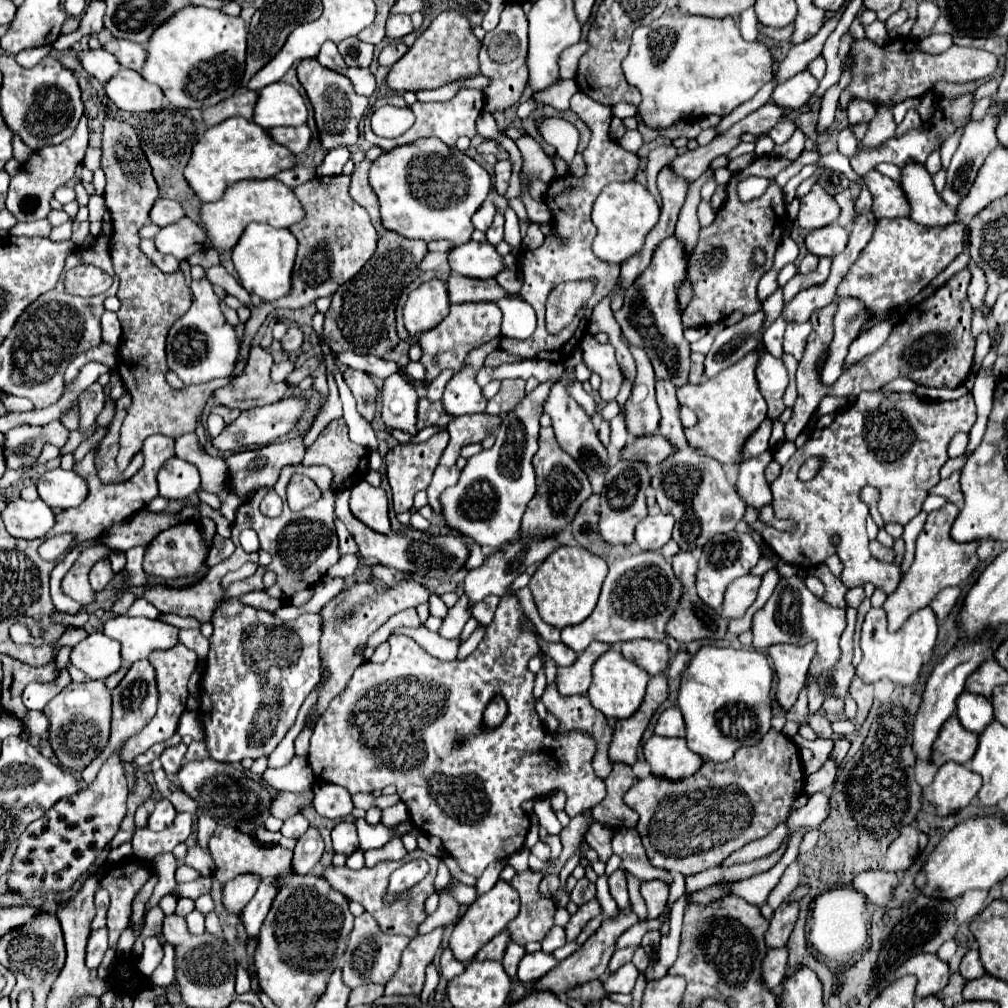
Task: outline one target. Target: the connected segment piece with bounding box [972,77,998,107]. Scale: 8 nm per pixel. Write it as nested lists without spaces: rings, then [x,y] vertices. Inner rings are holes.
[[[992,77],[992,79],[988,79],[986,83],[982,83],[978,89],[976,89],[976,97],[972,100],[972,107],[976,104],[978,99],[982,99],[982,97],[992,97],[994,93],[996,93],[996,89],[998,89],[998,79],[996,77]]]

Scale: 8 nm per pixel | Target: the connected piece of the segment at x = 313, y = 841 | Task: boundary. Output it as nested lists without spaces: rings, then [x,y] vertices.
[[[310,827],[308,833],[304,833],[294,847],[294,859],[292,859],[294,871],[302,873],[302,875],[310,873],[312,867],[320,861],[322,853],[324,853],[324,841],[318,835],[318,831],[314,827]]]

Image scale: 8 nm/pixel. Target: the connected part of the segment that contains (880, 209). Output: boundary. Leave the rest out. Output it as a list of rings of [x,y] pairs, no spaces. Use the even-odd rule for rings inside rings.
[[[870,171],[864,175],[864,181],[874,197],[872,211],[876,219],[896,219],[896,217],[908,217],[908,205],[906,197],[902,197],[902,189],[898,189],[898,183],[884,177],[878,171]]]

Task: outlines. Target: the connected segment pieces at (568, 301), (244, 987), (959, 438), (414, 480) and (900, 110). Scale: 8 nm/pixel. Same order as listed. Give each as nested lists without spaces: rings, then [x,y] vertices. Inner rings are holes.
[[[572,281],[566,285],[554,287],[554,293],[550,293],[546,303],[546,327],[550,333],[558,333],[558,329],[564,329],[576,315],[576,311],[582,307],[586,297],[594,291],[594,285],[590,281]]]
[[[238,967],[238,973],[236,973],[236,995],[248,993],[248,991],[250,991],[250,977],[242,967]]]
[[[958,433],[952,441],[950,441],[950,447],[948,447],[948,455],[954,459],[954,457],[960,457],[964,455],[966,451],[966,445],[968,445],[968,435],[966,433]]]
[[[440,431],[422,443],[398,443],[386,453],[386,457],[384,457],[386,477],[388,477],[388,483],[392,487],[392,499],[394,499],[394,511],[396,513],[410,511],[414,495],[430,485],[434,469],[442,457],[446,445],[448,445],[448,433]]]
[[[904,99],[902,103],[896,103],[894,105],[894,109],[892,109],[892,113],[894,113],[894,123],[900,123],[902,119],[904,119],[904,115],[906,115],[906,111],[910,109],[910,107],[918,107],[918,99]]]

